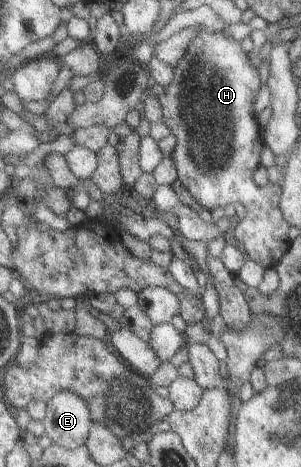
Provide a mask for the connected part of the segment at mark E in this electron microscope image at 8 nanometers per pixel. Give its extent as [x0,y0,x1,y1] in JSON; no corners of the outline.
[44,389,90,449]

